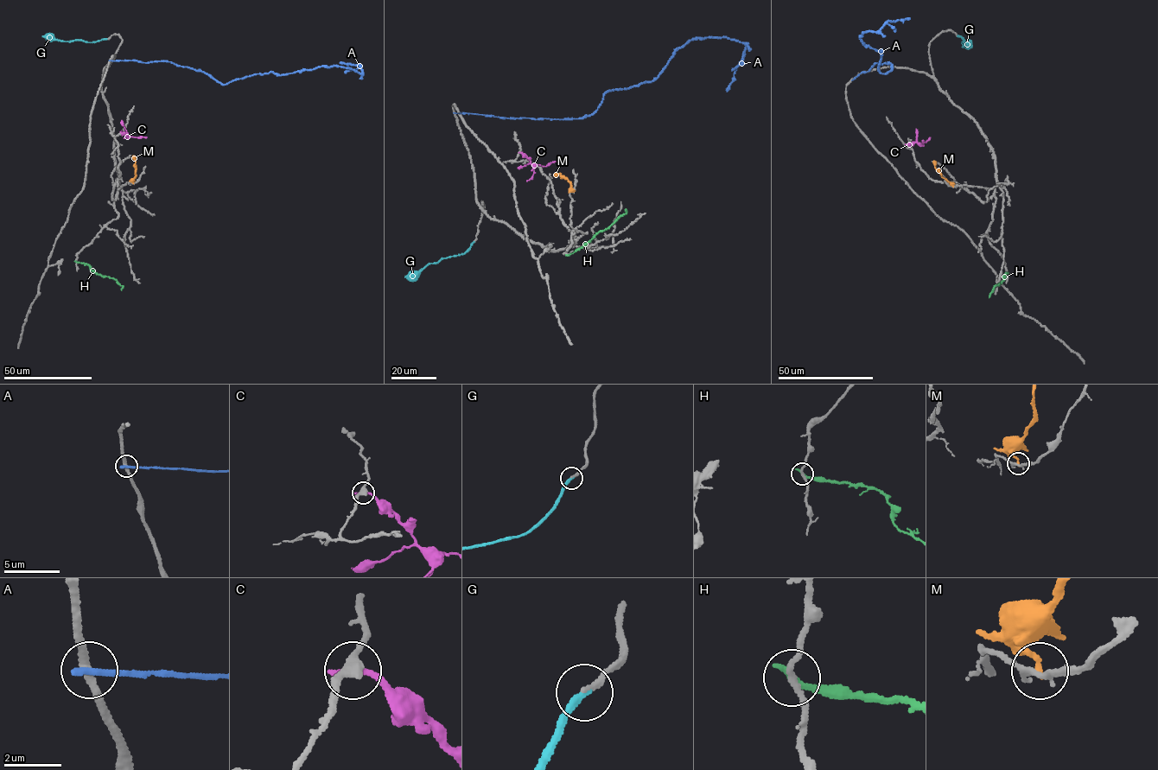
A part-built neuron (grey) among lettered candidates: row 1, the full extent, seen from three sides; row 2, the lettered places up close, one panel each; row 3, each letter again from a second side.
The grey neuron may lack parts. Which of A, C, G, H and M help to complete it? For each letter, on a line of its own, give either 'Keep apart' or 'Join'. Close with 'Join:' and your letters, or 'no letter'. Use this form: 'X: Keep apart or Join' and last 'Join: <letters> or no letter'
A: Keep apart
C: Keep apart
G: Join
H: Keep apart
M: Keep apart
Join: G

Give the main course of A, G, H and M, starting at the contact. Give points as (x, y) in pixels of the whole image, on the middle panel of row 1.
A: (454, 112), (583, 117), (610, 90), (652, 81), (693, 38), (745, 43), (727, 91)
G: (474, 242), (462, 254), (442, 258), (404, 276)
H: (567, 255), (606, 229), (626, 212), (626, 209)
M: (573, 190), (567, 178), (559, 173), (553, 174)

